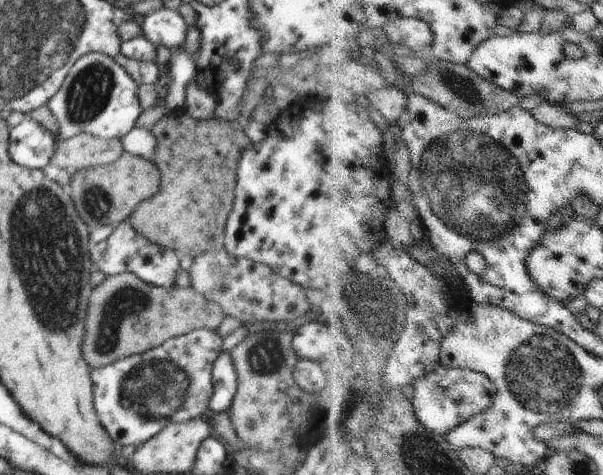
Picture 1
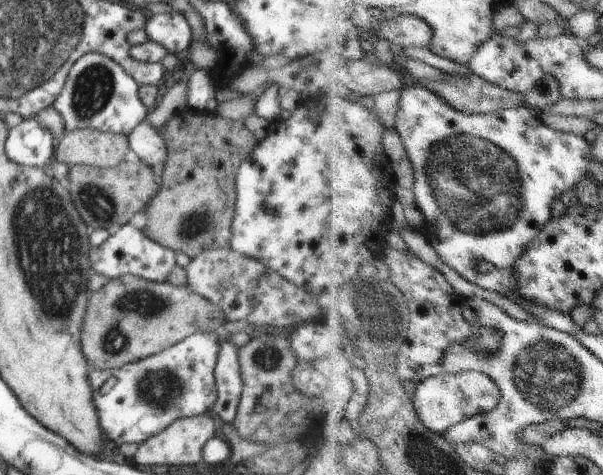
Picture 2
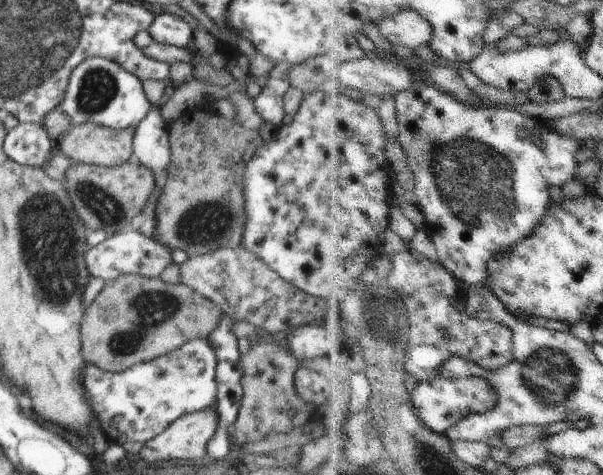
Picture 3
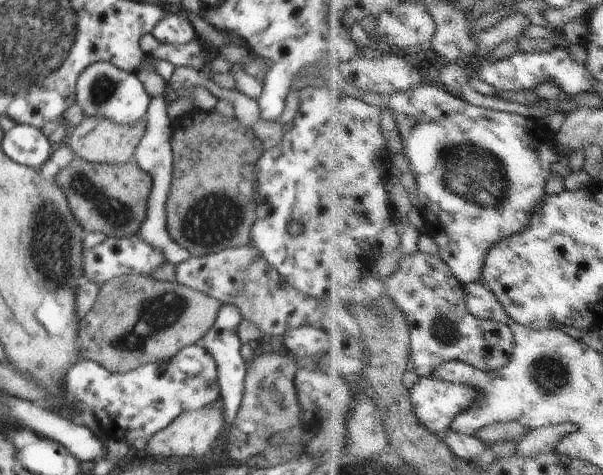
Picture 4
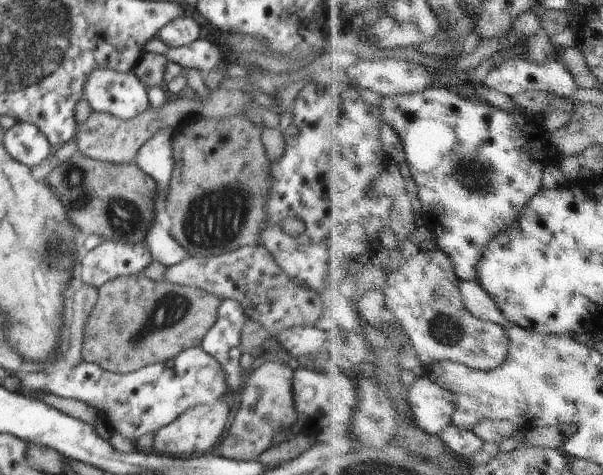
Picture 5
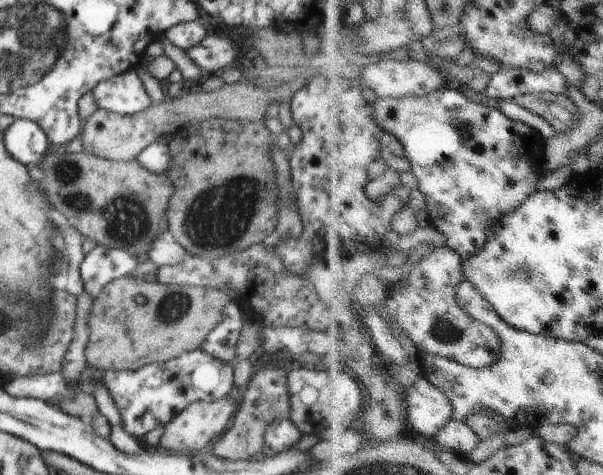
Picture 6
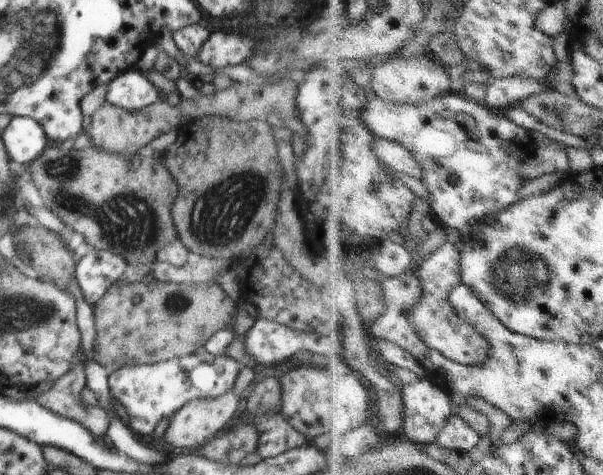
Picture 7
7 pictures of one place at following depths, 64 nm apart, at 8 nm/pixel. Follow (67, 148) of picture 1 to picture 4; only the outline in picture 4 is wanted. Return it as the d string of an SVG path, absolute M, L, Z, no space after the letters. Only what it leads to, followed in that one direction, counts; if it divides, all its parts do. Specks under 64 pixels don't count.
M102 116L86 117L78 126L71 129L65 141L72 148L74 156L82 160L98 164L123 165L134 159L136 145L146 132L146 120L148 120L147 117L140 118L132 124L116 124Z

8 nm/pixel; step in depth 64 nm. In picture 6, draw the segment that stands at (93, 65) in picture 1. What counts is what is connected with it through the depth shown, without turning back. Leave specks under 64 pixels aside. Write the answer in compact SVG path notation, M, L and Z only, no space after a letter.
M132 69L102 80L91 90L92 96L96 99L98 107L104 110L112 110L126 116L138 114L152 103L141 77L136 69Z

